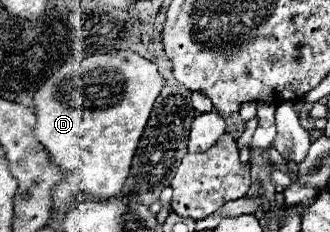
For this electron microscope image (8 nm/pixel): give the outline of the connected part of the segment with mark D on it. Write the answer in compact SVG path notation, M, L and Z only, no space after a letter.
M116 51L116 53L94 53L84 59L74 59L60 67L36 93L34 109L38 123L34 135L46 147L54 163L68 171L68 177L54 189L54 215L64 213L74 203L84 197L92 199L110 199L120 193L128 173L130 163L138 145L138 139L148 123L152 105L164 87L154 63L136 55L134 51Z

